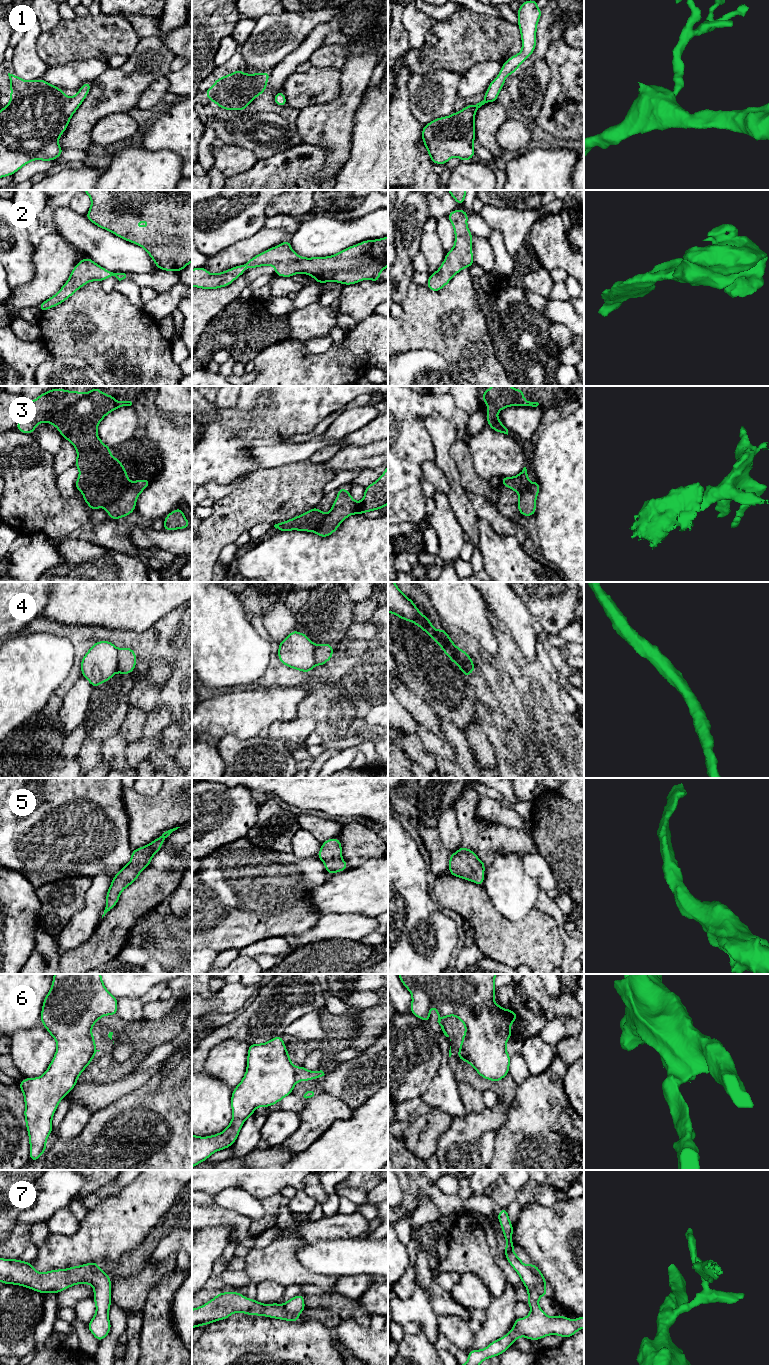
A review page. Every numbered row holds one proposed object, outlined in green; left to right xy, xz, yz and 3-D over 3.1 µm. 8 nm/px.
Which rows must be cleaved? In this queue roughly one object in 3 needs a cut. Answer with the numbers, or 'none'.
3, 4, 6, 7

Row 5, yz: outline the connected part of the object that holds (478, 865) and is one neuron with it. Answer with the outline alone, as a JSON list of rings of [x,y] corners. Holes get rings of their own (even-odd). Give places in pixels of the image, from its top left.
[[[460,847],[456,853],[450,854],[449,873],[455,877],[484,884],[485,864],[468,848]]]

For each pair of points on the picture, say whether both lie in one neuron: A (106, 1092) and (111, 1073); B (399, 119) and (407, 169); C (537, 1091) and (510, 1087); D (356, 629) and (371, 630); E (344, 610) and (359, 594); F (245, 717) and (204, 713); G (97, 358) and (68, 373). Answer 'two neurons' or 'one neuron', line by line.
A: two neurons
B: one neuron
C: two neurons
D: one neuron
E: two neurons
F: one neuron
G: two neurons

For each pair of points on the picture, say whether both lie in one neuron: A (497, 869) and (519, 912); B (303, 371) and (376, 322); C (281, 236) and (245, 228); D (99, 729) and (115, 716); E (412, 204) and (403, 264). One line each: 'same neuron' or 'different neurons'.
A: same neuron
B: same neuron
C: different neurons
D: same neuron
E: same neuron

